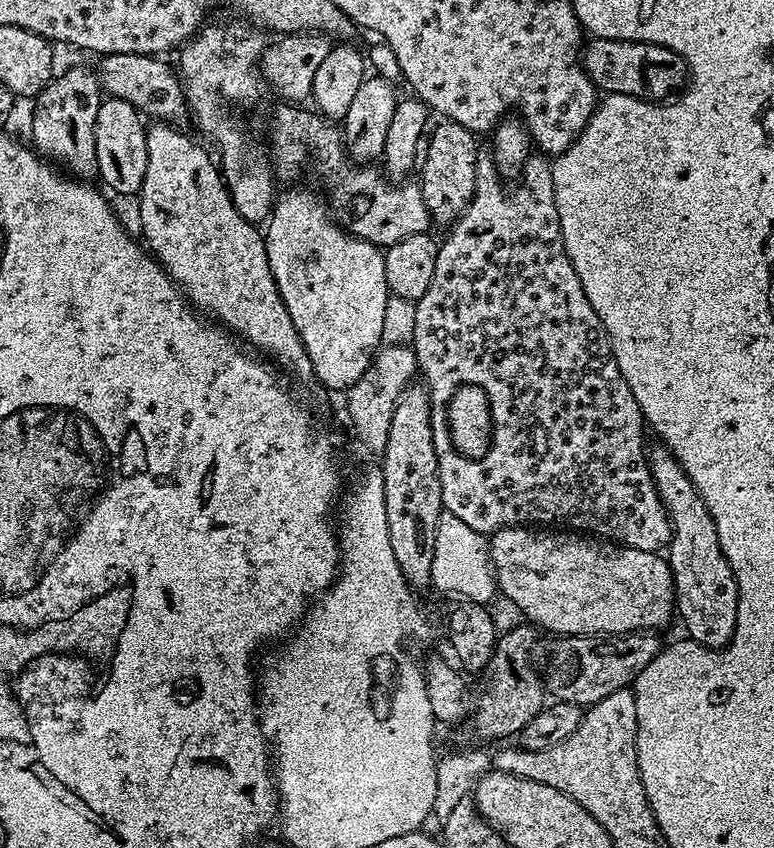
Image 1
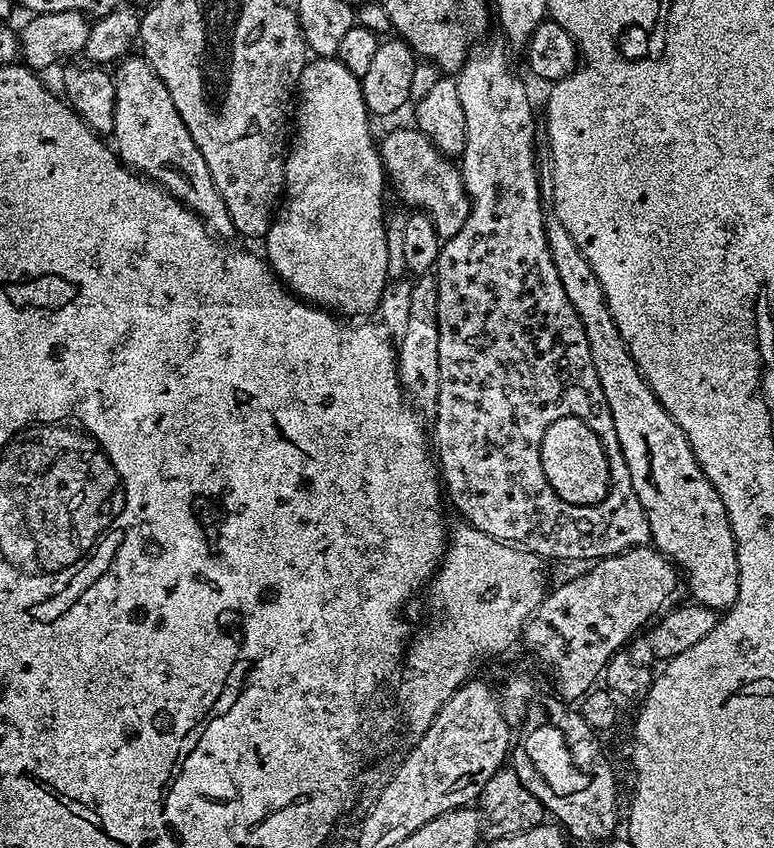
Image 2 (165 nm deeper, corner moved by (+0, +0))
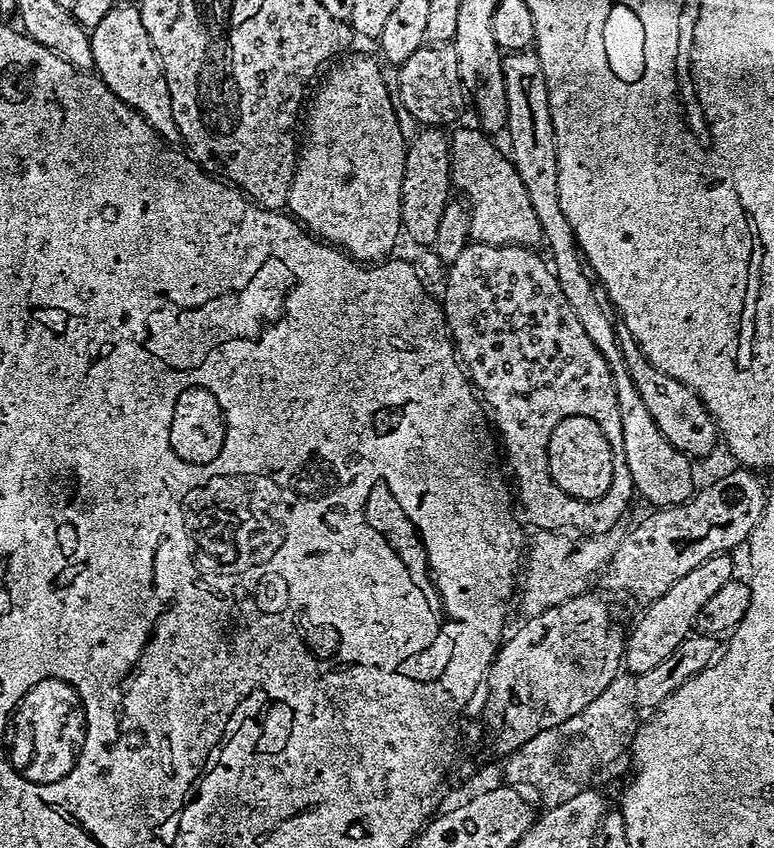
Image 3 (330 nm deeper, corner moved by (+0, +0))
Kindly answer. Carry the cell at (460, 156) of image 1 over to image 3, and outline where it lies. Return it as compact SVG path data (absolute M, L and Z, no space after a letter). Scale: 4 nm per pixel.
M425 46L419 48L414 54L410 54L410 58L404 64L399 65L398 72L400 72L399 103L402 105L402 108L402 103L404 103L405 110L420 123L420 126L444 126L440 124L452 126L459 121L456 119L463 114L464 104L466 108L466 93L464 91L464 83L460 77L460 71L458 70L458 54L455 47Z

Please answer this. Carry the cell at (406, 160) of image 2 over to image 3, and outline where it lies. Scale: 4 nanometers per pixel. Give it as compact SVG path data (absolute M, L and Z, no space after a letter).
M476 126L460 127L451 129L448 153L452 187L457 193L460 191L470 205L469 237L477 244L490 246L532 248L536 243L539 245L542 237L538 214L534 214L534 206L530 206L530 197L511 159L492 145L493 137L489 133Z

